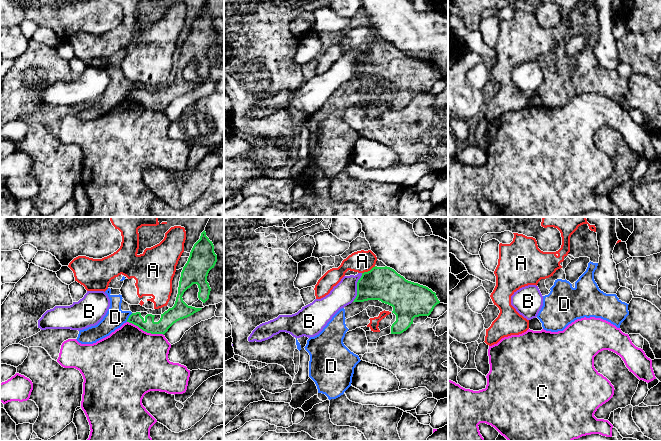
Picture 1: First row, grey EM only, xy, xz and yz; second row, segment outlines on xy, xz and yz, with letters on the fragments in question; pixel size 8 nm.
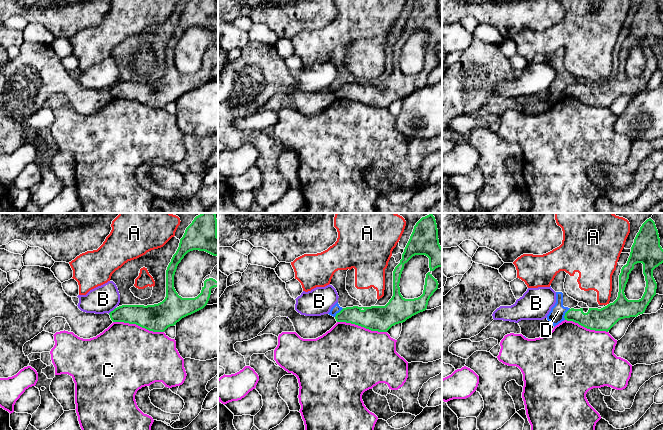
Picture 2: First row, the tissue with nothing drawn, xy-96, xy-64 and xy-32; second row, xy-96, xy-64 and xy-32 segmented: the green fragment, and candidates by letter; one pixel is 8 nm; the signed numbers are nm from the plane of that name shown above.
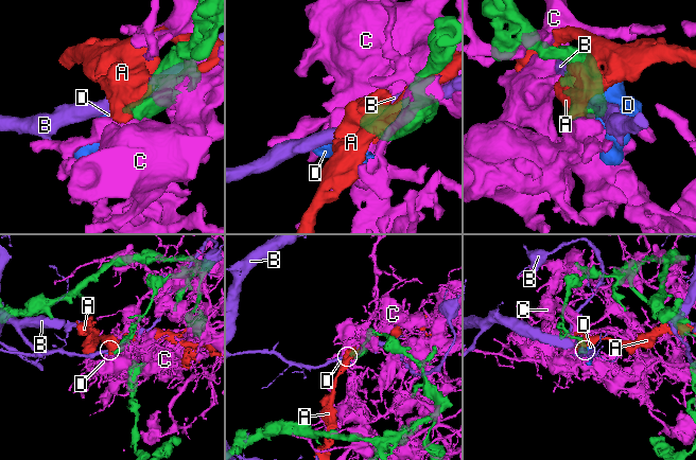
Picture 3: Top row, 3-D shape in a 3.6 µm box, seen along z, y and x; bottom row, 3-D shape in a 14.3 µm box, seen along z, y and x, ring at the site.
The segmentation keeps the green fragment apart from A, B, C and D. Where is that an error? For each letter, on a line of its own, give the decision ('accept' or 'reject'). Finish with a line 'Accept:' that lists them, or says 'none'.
A: reject
B: reject
C: reject
D: reject
Accept: none

